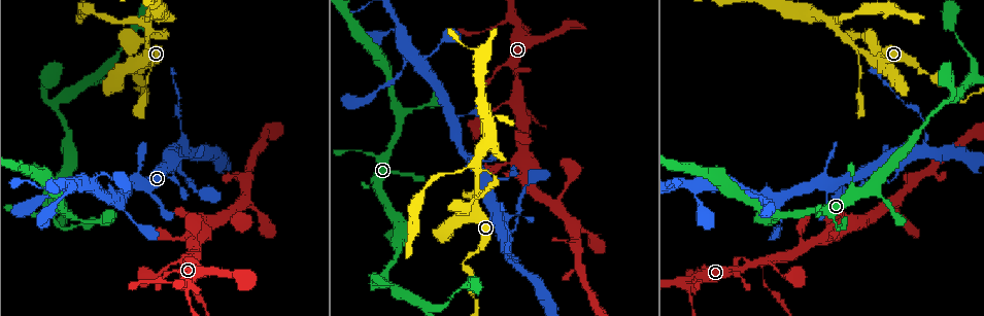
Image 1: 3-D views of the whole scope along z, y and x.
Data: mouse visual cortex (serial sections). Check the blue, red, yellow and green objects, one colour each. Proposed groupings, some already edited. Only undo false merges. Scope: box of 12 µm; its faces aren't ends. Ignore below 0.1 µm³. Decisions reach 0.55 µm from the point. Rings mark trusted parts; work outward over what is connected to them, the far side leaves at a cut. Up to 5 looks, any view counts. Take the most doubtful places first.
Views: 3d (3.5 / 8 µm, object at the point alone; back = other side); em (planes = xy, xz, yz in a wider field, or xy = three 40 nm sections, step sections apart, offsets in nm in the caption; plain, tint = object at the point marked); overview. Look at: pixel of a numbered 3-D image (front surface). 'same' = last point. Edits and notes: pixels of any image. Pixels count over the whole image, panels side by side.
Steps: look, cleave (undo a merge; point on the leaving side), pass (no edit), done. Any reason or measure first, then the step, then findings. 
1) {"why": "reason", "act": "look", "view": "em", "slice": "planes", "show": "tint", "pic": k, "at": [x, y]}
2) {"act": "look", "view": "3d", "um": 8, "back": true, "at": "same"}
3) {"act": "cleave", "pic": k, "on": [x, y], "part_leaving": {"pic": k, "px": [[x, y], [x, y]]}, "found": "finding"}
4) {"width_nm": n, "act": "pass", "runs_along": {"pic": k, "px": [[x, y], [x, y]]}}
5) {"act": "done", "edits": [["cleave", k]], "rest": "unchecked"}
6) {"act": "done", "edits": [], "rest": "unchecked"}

{"why": "a narrow waist", "act": "look", "view": "3d", "um": 3.5, "back": true, "pic": 1, "at": [134, 74]}

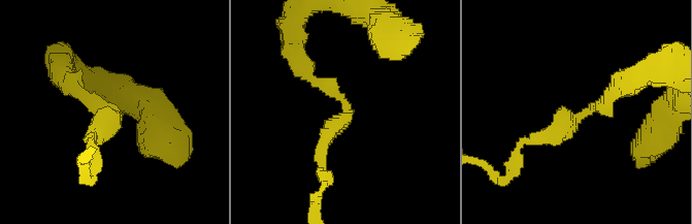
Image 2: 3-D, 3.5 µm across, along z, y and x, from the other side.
{"arm_widths_nm": [200, 250], "why": "now the EM", "act": "look", "view": "em", "slice": "xy", "step": 2, "show": "tint", "pic": 2, "at": [114, 111]}

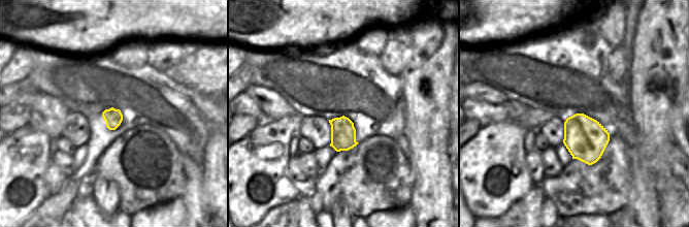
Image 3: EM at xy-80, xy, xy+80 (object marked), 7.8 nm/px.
{"act": "pass", "runs_along": {"pic": 2, "px": [[627, 83], [606, 105], [537, 137]]}, "found": "continuous, no second cell"}

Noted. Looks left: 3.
{"why": "arms part here", "act": "look", "view": "3d", "um": 8, "pic": 1, "at": [145, 24]}

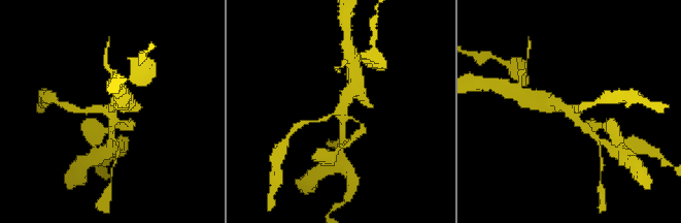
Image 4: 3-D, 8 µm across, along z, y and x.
{"why": "zoom in", "act": "look", "view": "3d", "um": 3.5, "pic": 4, "at": [342, 113]}

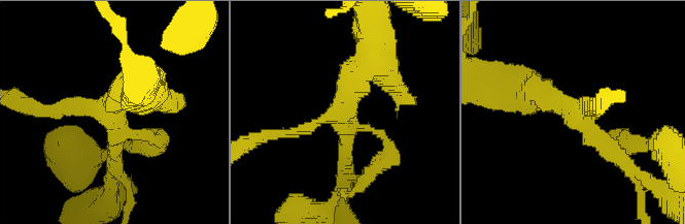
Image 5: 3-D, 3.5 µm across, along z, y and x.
{"why": "need the tissue", "act": "look", "view": "em", "slice": "planes", "show": "tint", "pic": 5, "at": [339, 117]}

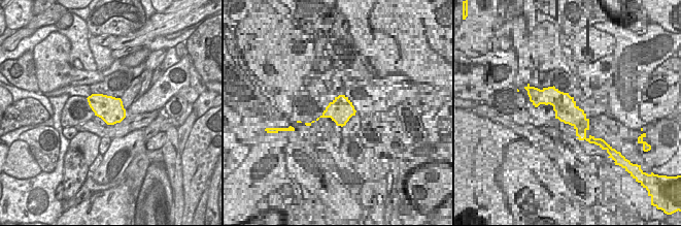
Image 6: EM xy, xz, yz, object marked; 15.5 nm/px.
{"act": "pass", "runs_along": {"pic": 5, "px": [[625, 164], [570, 107], [527, 89]]}, "found": "all the same cell"}

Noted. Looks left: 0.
{"act": "done", "edits": [], "rest": "unchecked"}

